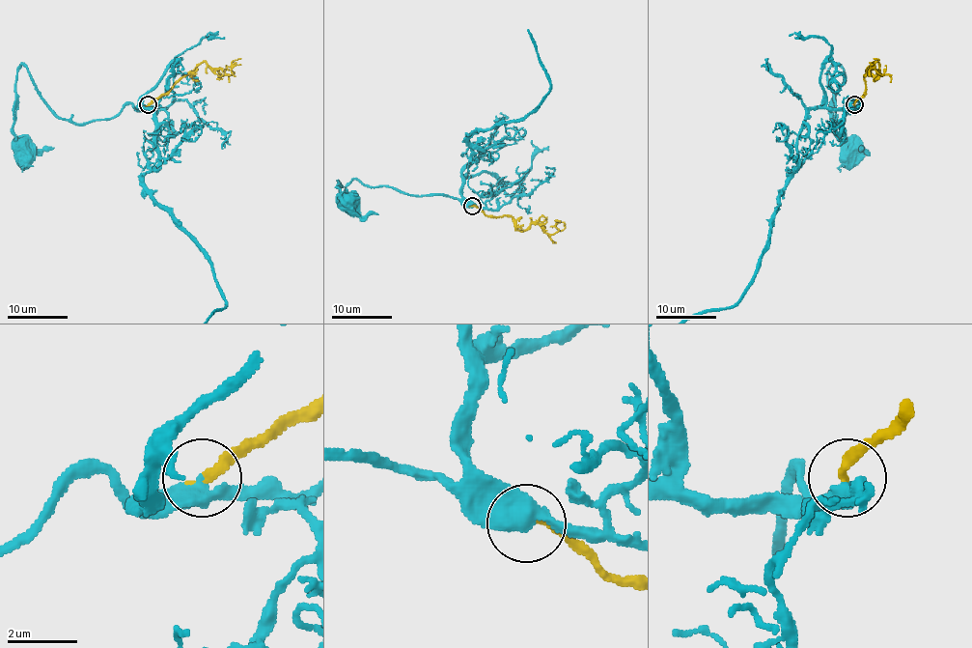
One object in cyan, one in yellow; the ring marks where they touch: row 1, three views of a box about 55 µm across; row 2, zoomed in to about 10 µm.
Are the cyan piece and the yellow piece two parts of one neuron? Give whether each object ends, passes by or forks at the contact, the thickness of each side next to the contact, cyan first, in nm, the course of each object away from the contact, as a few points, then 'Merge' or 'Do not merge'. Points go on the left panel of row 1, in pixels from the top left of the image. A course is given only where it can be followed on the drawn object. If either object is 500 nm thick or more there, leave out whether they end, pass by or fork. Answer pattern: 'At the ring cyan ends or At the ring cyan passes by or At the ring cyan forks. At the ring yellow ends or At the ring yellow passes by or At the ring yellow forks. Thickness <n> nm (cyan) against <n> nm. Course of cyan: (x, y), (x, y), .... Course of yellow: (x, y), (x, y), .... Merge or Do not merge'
At the ring cyan passes by. At the ring yellow ends. Thickness 460 nm (cyan) against 240 nm. Course of cyan: (148, 104), (136, 108), (127, 104), (110, 118), (73, 124), (60, 118), (20, 65), (13, 132), (23, 151). Course of yellow: (148, 104), (166, 94), (201, 64), (205, 62), (223, 75), (231, 75), (234, 72), (231, 64), (239, 58). Merge

